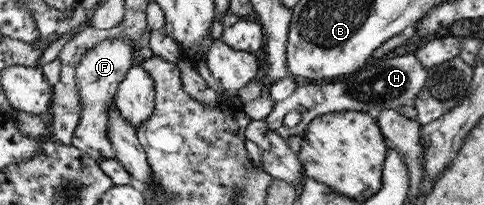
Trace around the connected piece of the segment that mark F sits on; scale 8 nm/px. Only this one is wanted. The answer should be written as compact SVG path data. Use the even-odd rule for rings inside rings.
M133 39L101 40L83 56L82 64L77 68L77 84L82 94L84 108L80 125L75 130L71 144L97 161L115 158L115 149L109 140L107 107L111 105L111 100L114 100L117 87L125 78L125 73L133 67L135 52L137 45Z

